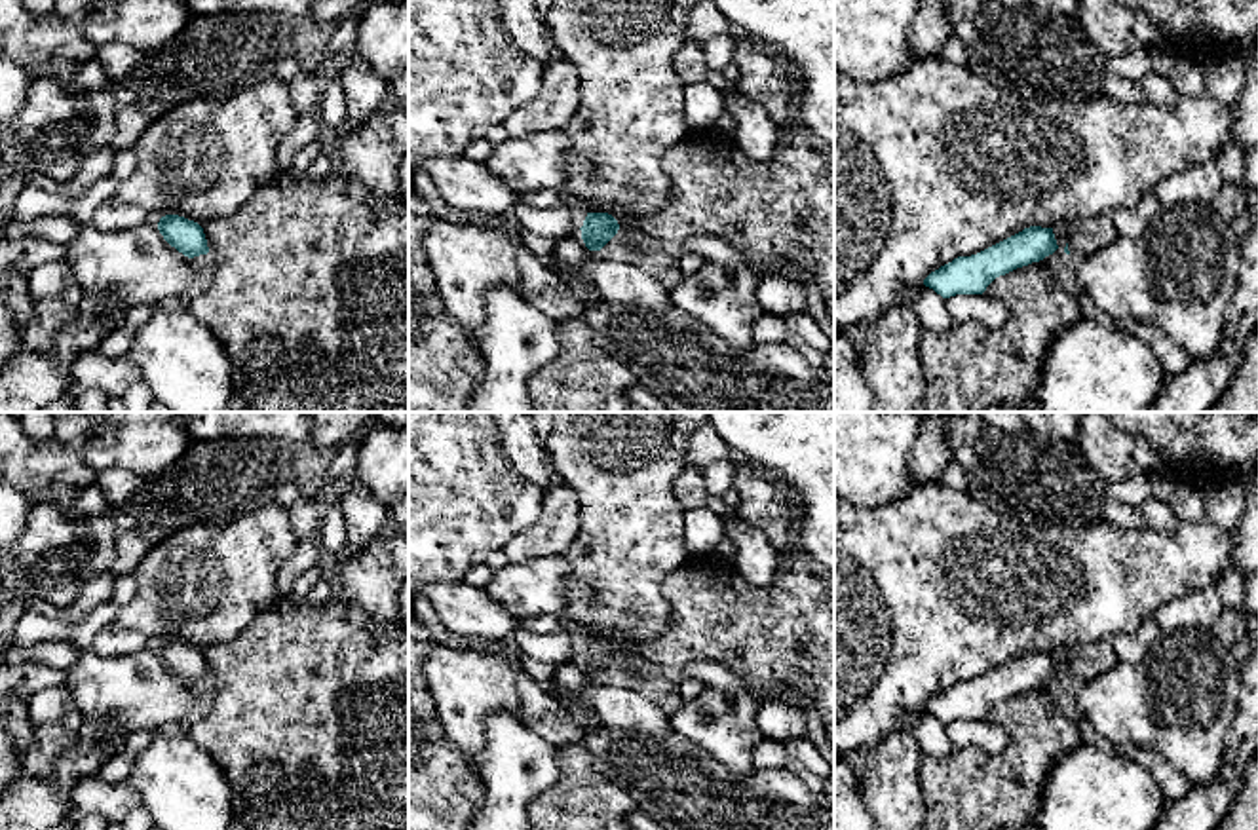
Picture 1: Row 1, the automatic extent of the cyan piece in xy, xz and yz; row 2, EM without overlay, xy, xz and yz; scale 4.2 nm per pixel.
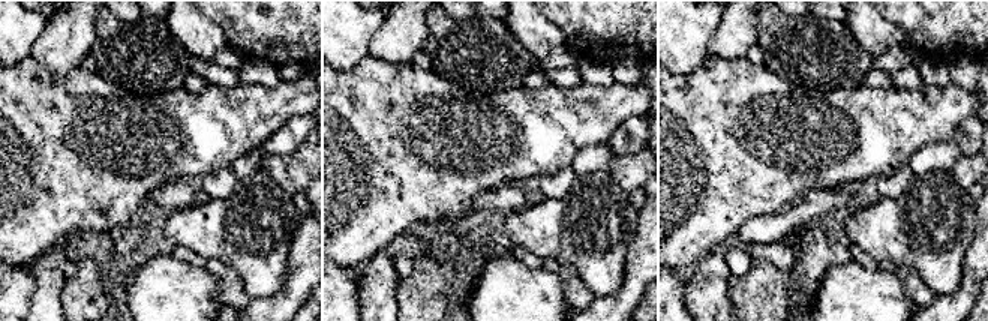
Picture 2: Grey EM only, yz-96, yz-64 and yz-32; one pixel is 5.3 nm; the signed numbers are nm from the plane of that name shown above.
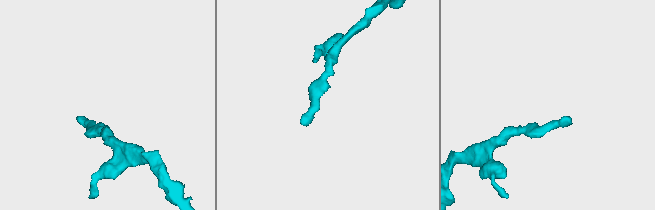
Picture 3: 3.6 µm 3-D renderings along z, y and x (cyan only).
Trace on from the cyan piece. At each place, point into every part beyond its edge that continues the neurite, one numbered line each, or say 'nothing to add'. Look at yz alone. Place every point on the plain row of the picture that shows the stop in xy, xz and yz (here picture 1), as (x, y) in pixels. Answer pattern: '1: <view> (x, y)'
1: yz (1089, 660)

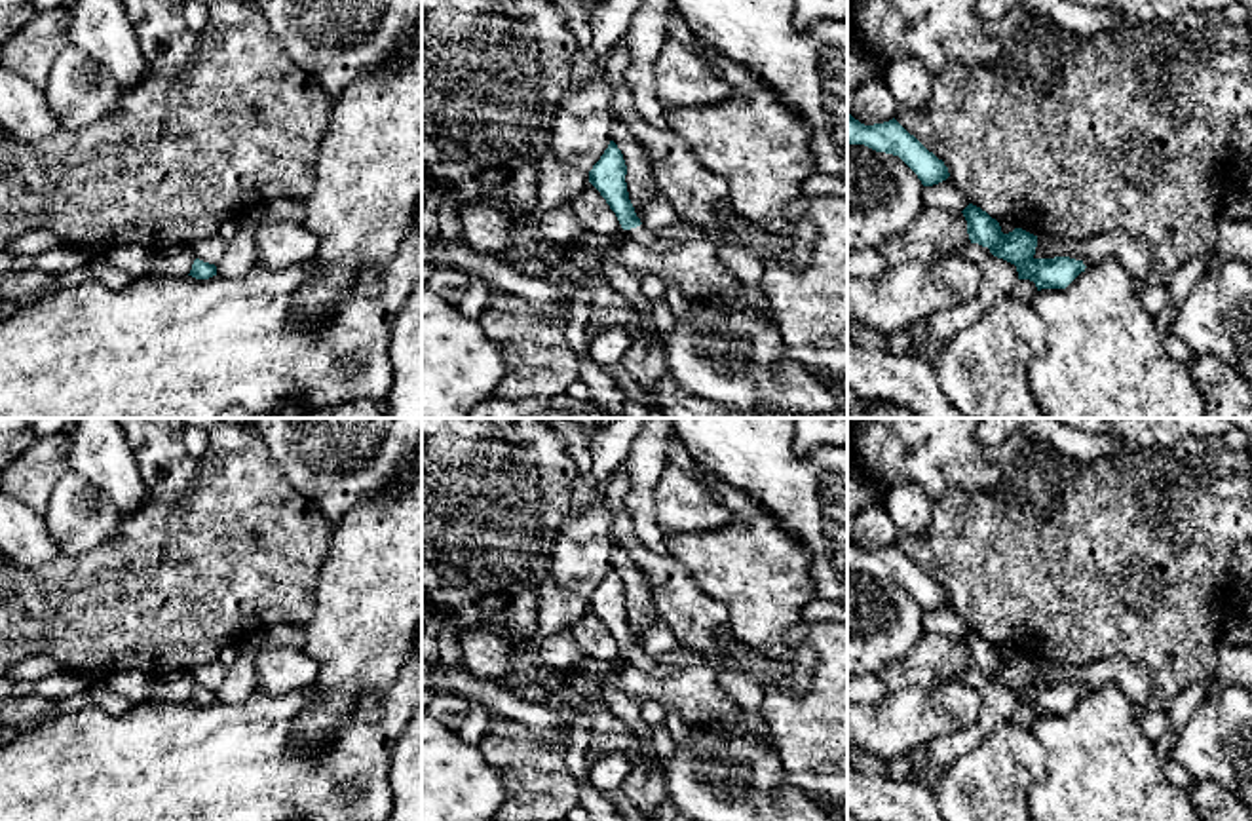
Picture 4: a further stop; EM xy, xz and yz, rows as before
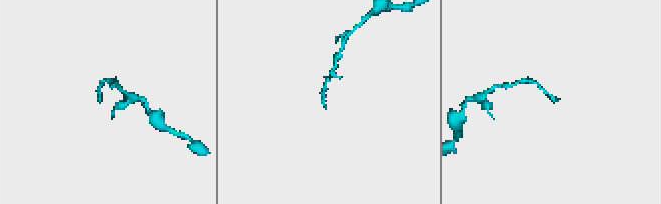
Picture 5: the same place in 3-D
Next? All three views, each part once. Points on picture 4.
1: xz (641, 660)

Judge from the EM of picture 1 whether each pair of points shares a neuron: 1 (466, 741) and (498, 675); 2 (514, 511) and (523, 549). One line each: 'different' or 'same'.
1: same
2: different

